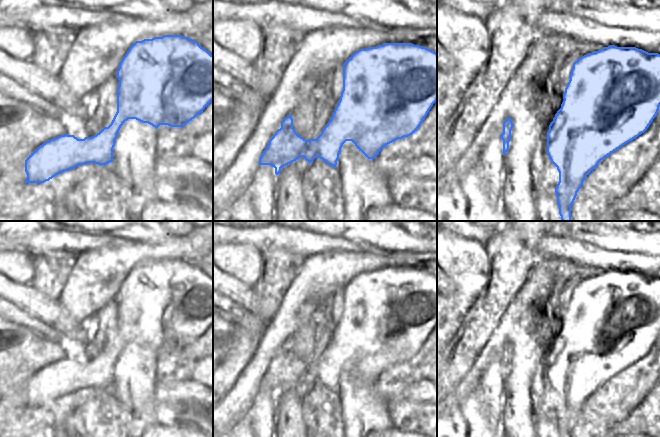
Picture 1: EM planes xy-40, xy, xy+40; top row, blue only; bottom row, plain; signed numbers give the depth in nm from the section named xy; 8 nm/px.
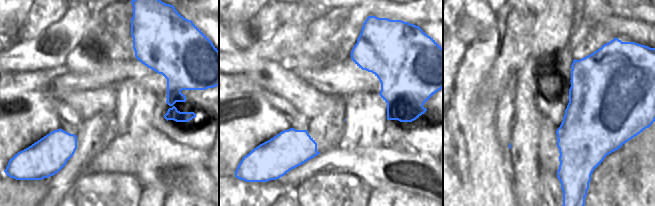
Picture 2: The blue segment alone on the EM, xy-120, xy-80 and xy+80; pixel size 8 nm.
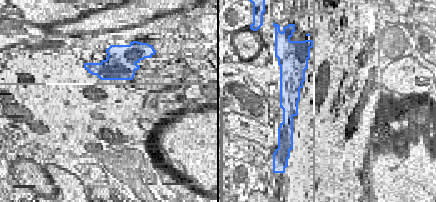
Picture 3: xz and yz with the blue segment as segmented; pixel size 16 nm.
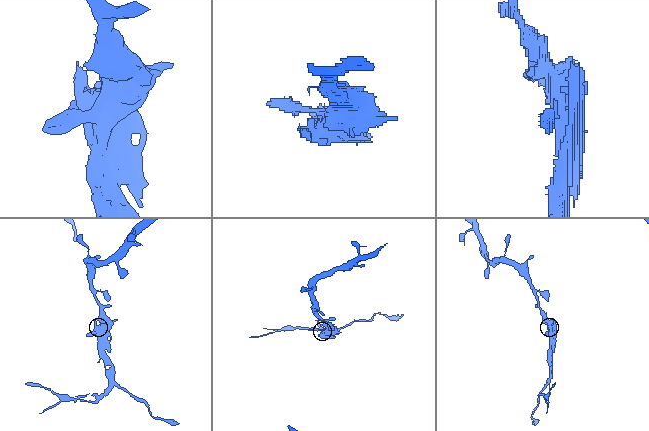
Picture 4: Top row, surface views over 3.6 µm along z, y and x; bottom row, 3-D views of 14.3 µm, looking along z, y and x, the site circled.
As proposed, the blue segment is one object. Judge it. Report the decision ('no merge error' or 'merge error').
merge error

